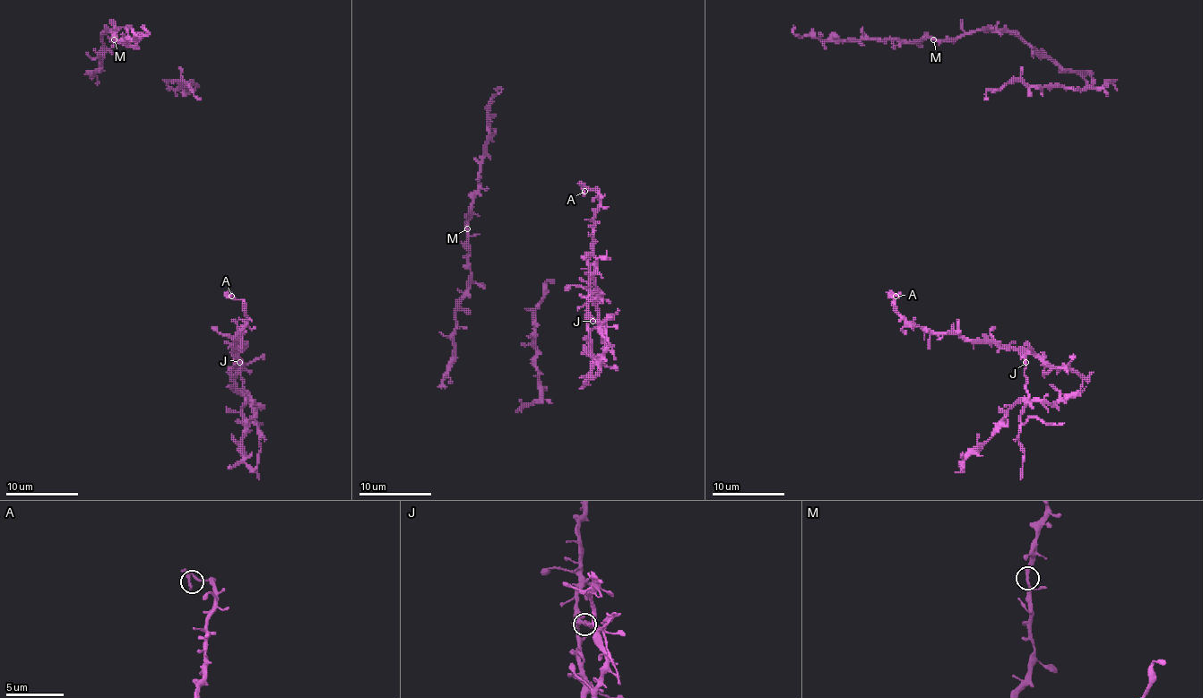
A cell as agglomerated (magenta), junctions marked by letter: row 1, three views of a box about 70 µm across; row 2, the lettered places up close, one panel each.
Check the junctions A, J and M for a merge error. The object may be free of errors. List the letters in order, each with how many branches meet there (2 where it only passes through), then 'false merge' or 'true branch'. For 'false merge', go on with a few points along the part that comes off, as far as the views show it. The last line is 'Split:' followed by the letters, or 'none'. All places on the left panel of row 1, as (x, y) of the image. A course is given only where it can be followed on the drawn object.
A: 2 branches meet; true branch
J: 2 branches meet; false merge; foreign part runs (238, 361), (243, 389), (252, 403), (257, 425), (261, 451), (257, 454), (259, 479)
M: 2 branches meet; true branch
Split: J

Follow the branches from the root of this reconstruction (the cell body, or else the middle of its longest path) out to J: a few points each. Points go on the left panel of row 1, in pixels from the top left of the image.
J: (228, 290), (243, 301), (246, 316), (246, 322), (235, 336), (235, 356), (238, 361)

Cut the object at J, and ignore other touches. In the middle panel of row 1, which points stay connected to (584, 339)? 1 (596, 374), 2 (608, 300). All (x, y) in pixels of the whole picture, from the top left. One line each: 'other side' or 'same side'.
1: same side
2: same side

